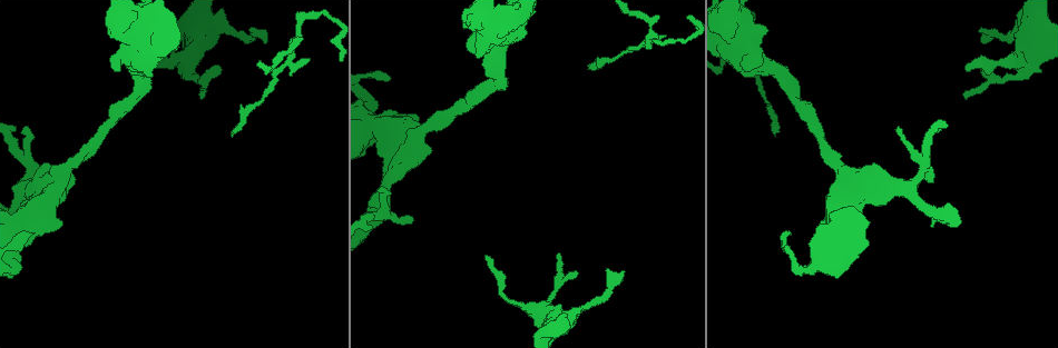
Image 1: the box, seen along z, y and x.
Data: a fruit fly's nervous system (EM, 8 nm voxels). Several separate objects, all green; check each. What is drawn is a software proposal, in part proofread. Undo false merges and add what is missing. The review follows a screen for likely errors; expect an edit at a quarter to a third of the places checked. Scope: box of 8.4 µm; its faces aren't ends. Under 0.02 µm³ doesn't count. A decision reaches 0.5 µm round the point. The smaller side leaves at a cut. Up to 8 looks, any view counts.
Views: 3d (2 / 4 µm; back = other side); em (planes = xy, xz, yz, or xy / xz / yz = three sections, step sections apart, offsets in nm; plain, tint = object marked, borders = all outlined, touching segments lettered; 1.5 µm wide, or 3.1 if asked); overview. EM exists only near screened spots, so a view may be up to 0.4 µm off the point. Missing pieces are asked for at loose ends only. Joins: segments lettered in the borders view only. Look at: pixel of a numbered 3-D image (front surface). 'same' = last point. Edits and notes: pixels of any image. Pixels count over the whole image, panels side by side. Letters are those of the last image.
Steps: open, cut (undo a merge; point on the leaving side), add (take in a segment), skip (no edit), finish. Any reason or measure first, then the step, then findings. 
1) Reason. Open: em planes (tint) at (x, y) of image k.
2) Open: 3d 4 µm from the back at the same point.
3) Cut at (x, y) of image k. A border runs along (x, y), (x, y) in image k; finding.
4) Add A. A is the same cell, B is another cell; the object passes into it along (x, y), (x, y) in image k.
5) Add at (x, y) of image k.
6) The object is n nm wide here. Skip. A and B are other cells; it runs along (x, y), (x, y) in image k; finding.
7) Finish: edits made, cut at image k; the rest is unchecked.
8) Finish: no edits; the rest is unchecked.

Three-way junction. Open: em yz step 8 (tint) at (294, 42) of image 1.

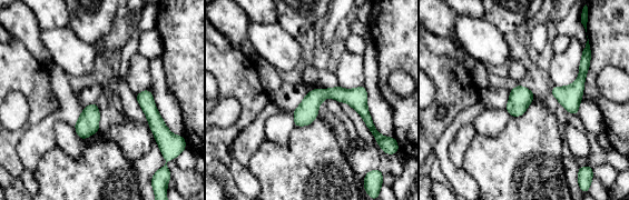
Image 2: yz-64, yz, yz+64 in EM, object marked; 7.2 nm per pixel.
Open: em planes (borders) at the same point.

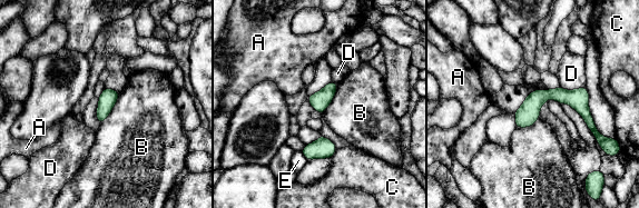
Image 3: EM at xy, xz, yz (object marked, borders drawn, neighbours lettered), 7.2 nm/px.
Skip. A, B, C, D and E are other cells; it runs along (518, 115), (561, 95), (593, 129) in image 3; one neuron here.

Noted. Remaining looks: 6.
Sudden change in width. Open: em planes (borders) at (545, 309) of image 1.

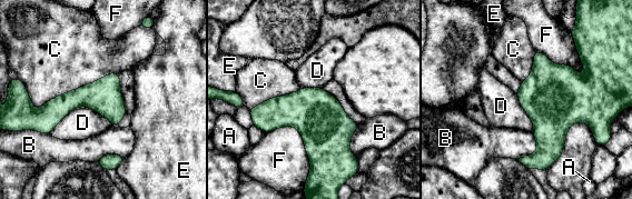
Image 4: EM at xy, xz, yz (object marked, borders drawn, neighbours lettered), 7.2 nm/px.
Skip. A, B, C, D, E and F are other cells; it runs along (116, 76), (96, 96), (37, 112) in image 4; one neuron here.

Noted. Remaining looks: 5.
Thin end. Open: 3d 2 µm from the back at (969, 71) of image 1.

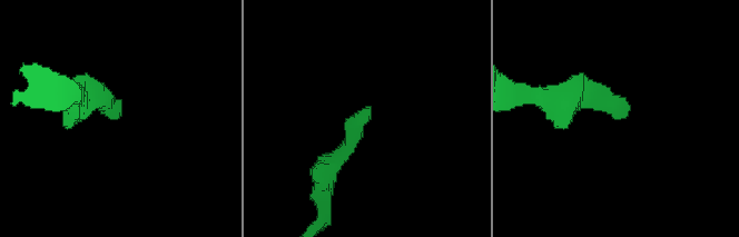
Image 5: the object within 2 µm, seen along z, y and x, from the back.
Open: em yz step 8 (borders) at (370, 115) of image 5.

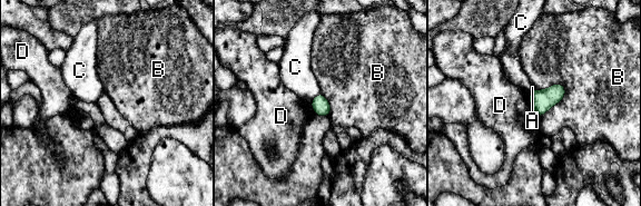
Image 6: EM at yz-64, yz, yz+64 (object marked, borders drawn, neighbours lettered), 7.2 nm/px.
The longest contact is with B, 300 nm. Skip. A, B, C and D are other cells; a border runs along (561, 82), (564, 96), (540, 117) in image 6; no lettered segment goes on from it.

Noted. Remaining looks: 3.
Finish: no edits; the rest is unchecked.

